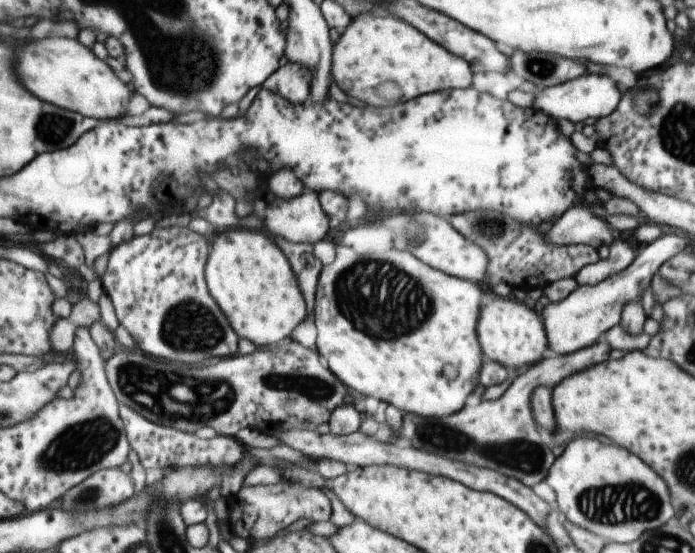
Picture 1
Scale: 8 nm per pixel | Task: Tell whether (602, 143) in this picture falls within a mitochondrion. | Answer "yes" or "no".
no

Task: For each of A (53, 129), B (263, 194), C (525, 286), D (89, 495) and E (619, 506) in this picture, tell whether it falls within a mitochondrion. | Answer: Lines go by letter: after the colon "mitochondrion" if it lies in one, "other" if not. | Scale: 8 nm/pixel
A: mitochondrion
B: other
C: other
D: mitochondrion
E: mitochondrion

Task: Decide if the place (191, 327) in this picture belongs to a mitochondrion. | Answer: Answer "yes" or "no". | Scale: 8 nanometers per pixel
yes

